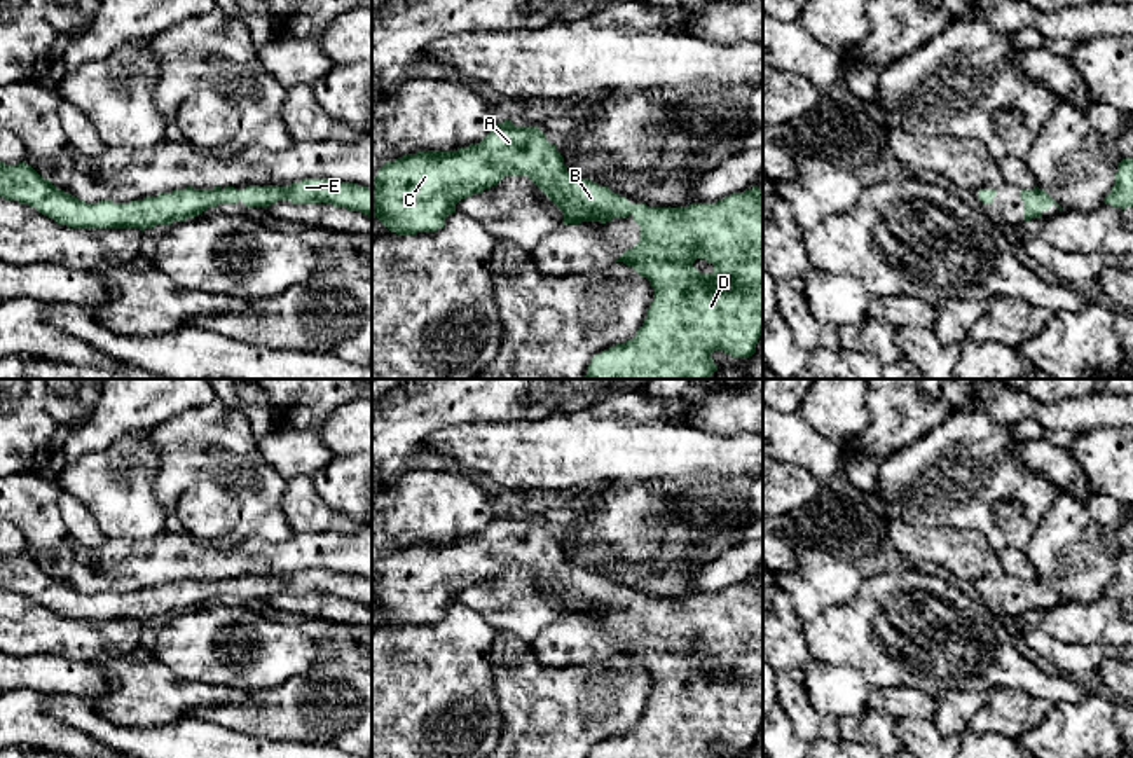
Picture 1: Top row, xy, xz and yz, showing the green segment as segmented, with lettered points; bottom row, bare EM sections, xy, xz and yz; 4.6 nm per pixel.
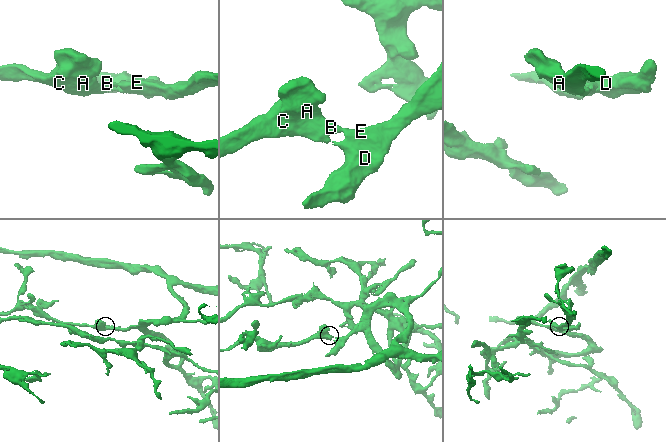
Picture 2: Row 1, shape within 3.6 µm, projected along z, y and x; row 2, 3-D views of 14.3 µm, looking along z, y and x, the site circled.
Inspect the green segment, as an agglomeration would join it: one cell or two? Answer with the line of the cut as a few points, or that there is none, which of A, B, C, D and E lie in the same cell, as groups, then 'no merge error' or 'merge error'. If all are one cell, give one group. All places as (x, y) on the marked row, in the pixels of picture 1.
no cut; A B C D E; no merge error

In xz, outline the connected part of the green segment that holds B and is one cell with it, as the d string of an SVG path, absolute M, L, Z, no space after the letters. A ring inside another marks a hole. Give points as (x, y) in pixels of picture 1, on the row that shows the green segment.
M505 119L494 124L489 134L477 145L457 150L422 150L405 154L384 162L372 178L372 211L393 232L400 236L435 232L443 227L445 218L456 213L456 204L473 194L496 185L506 175L524 175L553 201L566 224L601 222L632 215L639 225L641 239L634 248L625 248L616 262L623 262L639 272L653 286L646 320L637 334L627 342L616 344L595 355L585 379L709 379L716 370L711 358L714 351L724 351L733 358L749 358L763 334L763 189L752 187L730 194L716 203L693 203L684 208L653 208L642 203L632 204L627 197L587 178L571 175L564 166L560 152L541 129L518 127ZM705 258L714 265L711 274L700 274L693 262Z

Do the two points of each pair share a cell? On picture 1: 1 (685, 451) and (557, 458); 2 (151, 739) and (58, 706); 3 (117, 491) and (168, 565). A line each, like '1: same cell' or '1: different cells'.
1: same cell
2: same cell
3: different cells

